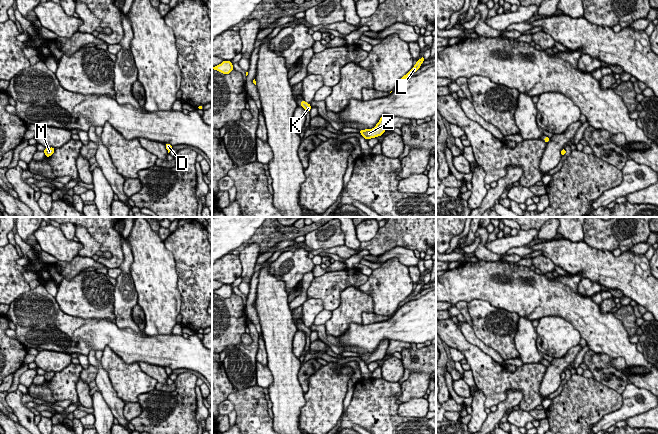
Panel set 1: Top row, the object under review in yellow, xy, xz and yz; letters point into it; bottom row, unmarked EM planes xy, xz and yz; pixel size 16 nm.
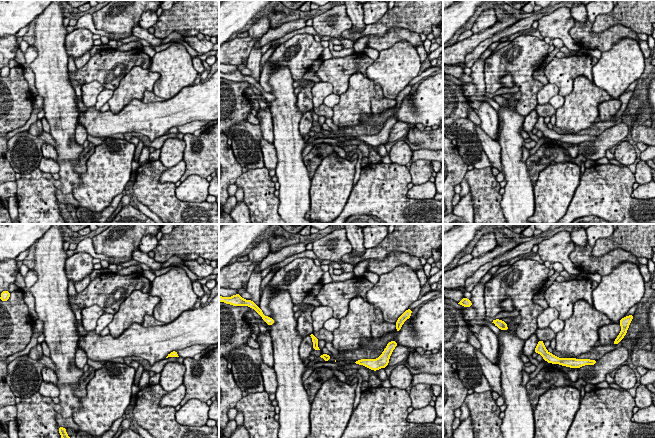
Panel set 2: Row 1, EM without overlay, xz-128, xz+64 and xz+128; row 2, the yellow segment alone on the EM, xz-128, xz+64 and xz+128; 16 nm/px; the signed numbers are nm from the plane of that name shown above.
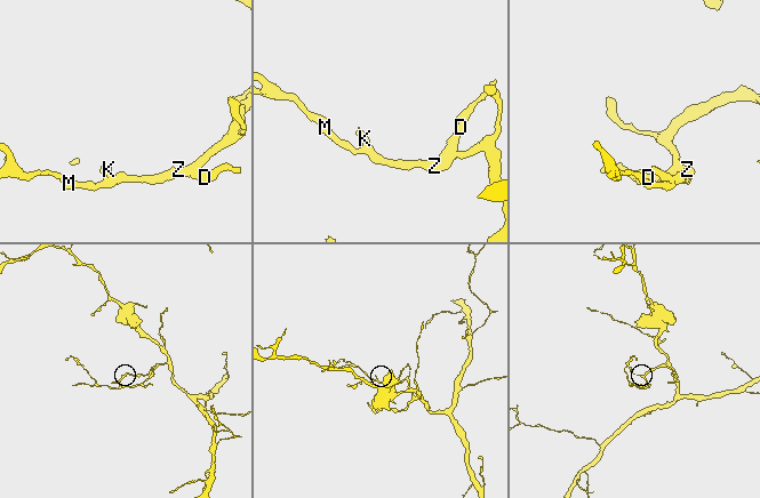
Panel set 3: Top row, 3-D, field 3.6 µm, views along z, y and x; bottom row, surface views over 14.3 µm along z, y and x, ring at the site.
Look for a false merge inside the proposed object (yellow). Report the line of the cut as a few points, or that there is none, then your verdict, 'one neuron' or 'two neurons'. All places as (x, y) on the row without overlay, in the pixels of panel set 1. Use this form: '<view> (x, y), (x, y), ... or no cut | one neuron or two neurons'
no cut | one neuron

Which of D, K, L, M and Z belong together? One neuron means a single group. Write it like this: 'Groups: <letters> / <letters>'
Groups: D K L M Z

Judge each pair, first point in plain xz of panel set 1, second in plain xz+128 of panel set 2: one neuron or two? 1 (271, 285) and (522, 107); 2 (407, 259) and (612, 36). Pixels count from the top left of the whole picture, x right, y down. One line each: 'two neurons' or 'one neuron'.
1: two neurons
2: one neuron

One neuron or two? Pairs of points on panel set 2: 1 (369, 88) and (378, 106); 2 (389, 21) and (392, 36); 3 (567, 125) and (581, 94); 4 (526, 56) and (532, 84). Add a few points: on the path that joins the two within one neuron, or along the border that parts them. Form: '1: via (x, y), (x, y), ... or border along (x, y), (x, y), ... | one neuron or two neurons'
1: border along (383, 97), (371, 99), (371, 112) | two neurons
2: border along (414, 31), (391, 27), (383, 35), (371, 35) | two neurons
3: via (573, 117), (580, 110), (581, 102) | one neuron
4: via (526, 63), (526, 77) | one neuron

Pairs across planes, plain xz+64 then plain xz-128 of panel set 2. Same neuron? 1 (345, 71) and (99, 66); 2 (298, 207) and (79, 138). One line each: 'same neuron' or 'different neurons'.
1: same neuron
2: different neurons

